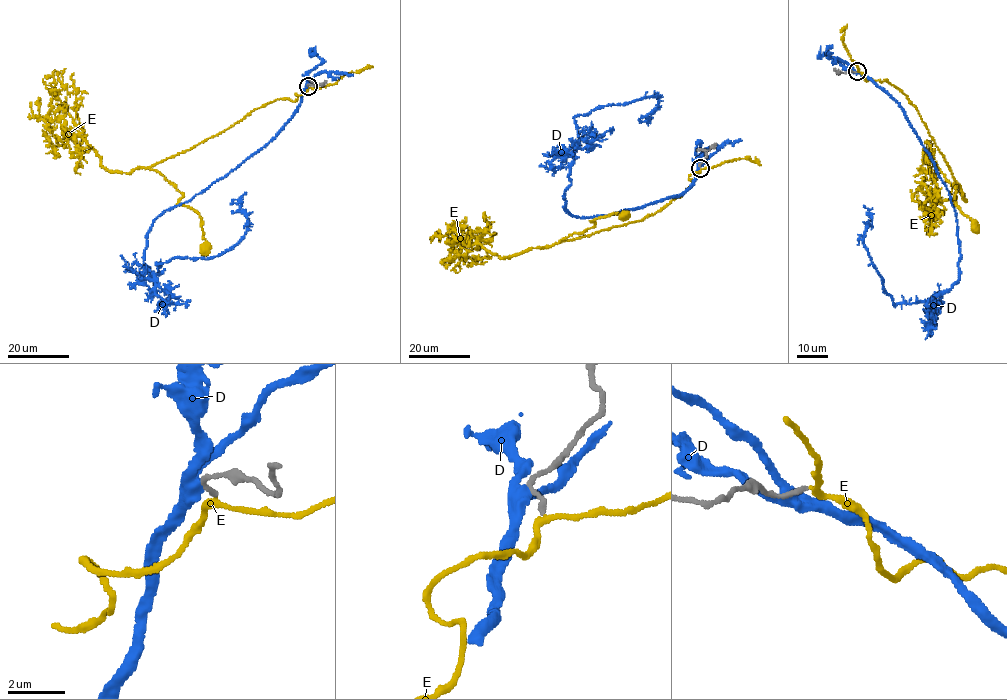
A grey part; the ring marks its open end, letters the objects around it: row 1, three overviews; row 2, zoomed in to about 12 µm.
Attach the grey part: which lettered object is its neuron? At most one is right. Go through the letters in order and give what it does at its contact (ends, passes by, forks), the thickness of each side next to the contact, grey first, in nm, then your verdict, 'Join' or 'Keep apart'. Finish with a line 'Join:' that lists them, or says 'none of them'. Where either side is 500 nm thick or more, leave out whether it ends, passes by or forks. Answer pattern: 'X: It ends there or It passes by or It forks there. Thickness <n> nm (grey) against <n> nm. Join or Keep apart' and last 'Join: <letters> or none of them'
D: It forks there. Thickness 200 nm (grey) against 360 nm. Keep apart
E: It passes by. Thickness 160 nm (grey) against 190 nm. Join
Join: E

